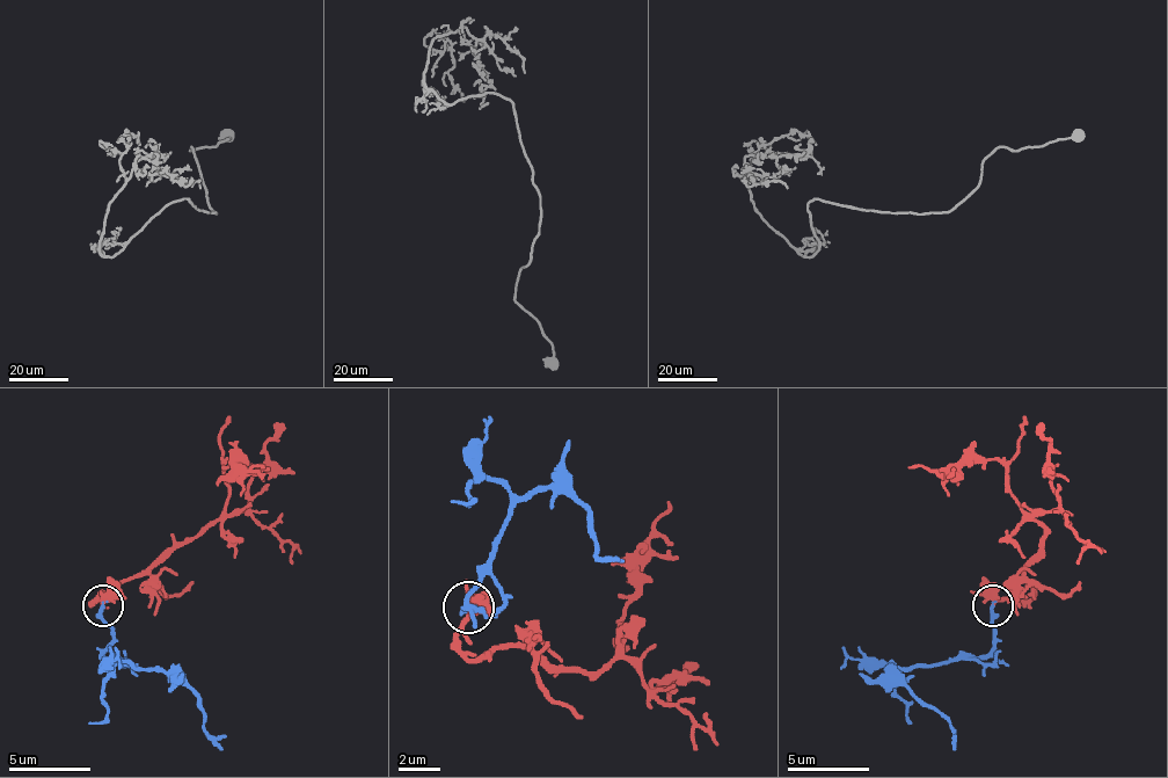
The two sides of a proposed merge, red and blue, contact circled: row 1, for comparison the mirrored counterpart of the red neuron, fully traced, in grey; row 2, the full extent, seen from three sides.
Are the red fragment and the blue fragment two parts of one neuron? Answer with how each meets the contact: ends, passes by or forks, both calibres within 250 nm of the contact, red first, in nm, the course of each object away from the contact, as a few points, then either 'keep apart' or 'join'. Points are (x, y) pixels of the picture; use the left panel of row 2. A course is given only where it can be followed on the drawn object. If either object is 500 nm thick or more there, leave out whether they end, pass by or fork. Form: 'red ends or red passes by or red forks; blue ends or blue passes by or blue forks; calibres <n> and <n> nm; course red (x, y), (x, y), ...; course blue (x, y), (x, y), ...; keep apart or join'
red forks; blue ends; calibres 280 and 280 nm; course red (103, 606), (95, 602), (103, 594), (153, 569), (223, 511), (227, 458), (248, 471), (264, 466); course blue (103, 606), (111, 644), (103, 656), (182, 681), (198, 697), (203, 726), (223, 750); join

